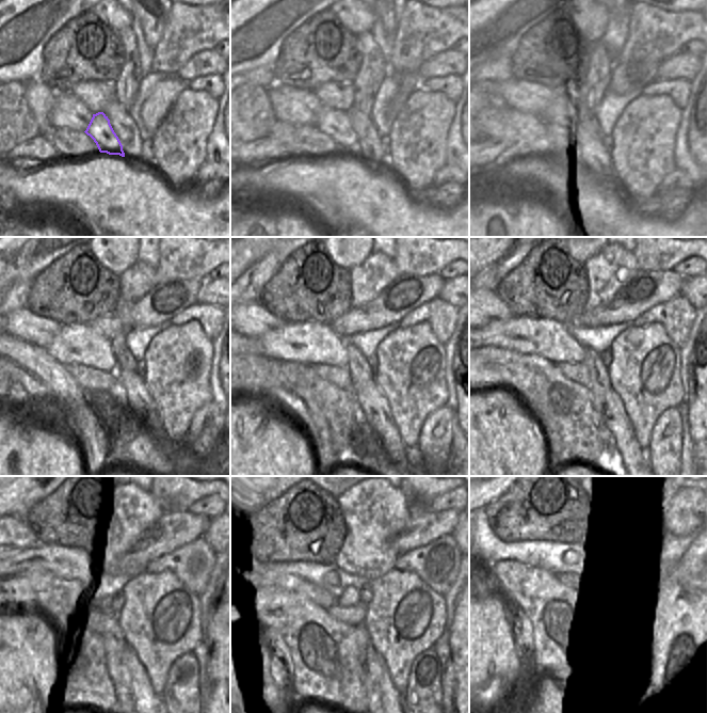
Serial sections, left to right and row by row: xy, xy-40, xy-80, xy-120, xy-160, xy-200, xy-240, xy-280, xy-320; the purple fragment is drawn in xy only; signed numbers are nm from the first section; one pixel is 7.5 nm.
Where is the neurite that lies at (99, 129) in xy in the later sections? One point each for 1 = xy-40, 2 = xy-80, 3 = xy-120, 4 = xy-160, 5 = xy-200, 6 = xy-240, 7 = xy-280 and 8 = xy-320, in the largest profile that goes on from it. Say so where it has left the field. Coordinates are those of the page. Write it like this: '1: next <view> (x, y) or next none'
1: next xy-40 (336, 124)
2: next xy-80 (563, 113)
3: next xy-120 (79, 344)
4: next xy-160 (307, 342)
5: next xy-200 (552, 341)
6: next xy-240 (79, 575)
7: next xy-280 (314, 572)
8: next xy-320 (557, 572)

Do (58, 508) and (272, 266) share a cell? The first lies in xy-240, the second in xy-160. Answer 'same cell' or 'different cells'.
different cells

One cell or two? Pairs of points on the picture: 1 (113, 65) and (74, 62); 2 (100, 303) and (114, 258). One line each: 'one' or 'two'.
1: one
2: two

